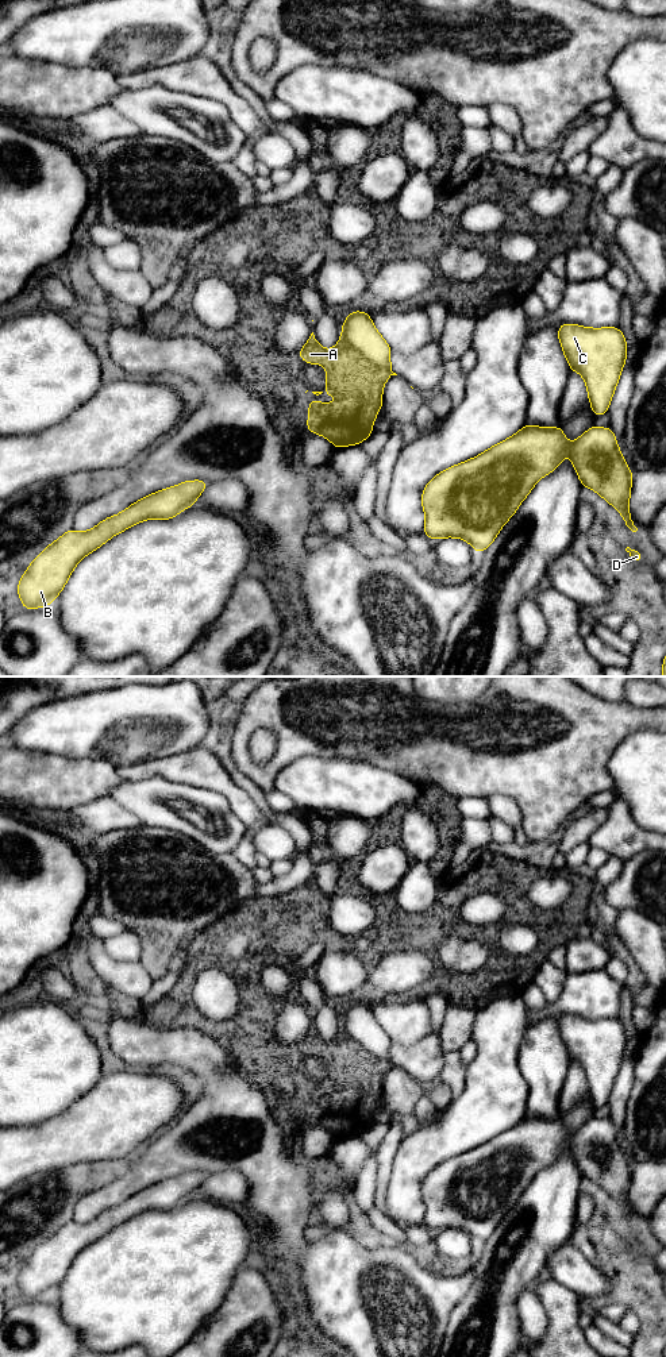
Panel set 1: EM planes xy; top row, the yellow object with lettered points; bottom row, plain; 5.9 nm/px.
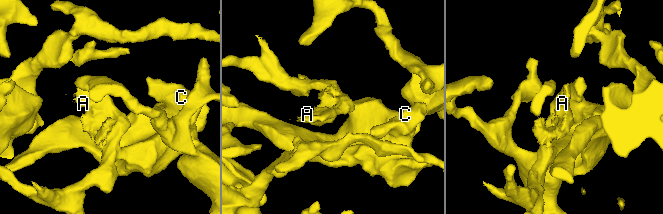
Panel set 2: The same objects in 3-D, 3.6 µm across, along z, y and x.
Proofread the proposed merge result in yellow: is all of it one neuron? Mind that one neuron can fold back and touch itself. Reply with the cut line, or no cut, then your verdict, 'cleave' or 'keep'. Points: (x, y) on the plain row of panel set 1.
cut in xy along (342, 1025), (351, 1037), (389, 1066); cleave

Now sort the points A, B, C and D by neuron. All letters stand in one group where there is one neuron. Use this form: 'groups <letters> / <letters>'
groups A / B C D

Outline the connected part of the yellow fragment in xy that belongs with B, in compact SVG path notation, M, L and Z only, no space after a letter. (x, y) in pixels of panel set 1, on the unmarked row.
M185 1172L153 1184L86 1223L70 1221L45 1240L28 1257L18 1276L23 1300L50 1296L62 1283L77 1254L112 1227L149 1210L169 1211L193 1198L209 1175Z

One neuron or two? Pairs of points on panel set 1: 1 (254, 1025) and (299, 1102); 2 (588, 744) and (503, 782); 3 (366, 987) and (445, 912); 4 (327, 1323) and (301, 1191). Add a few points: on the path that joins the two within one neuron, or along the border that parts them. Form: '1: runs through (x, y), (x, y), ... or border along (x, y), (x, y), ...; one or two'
1: runs through (265, 1044), (296, 1075), (300, 1083); one
2: runs through (566, 744), (549, 746), (532, 752), (524, 760); one
3: runs through (400, 997), (424, 990), (438, 976), (430, 945); one
4: runs through (327, 1291), (327, 1276), (297, 1246), (297, 1224); one

